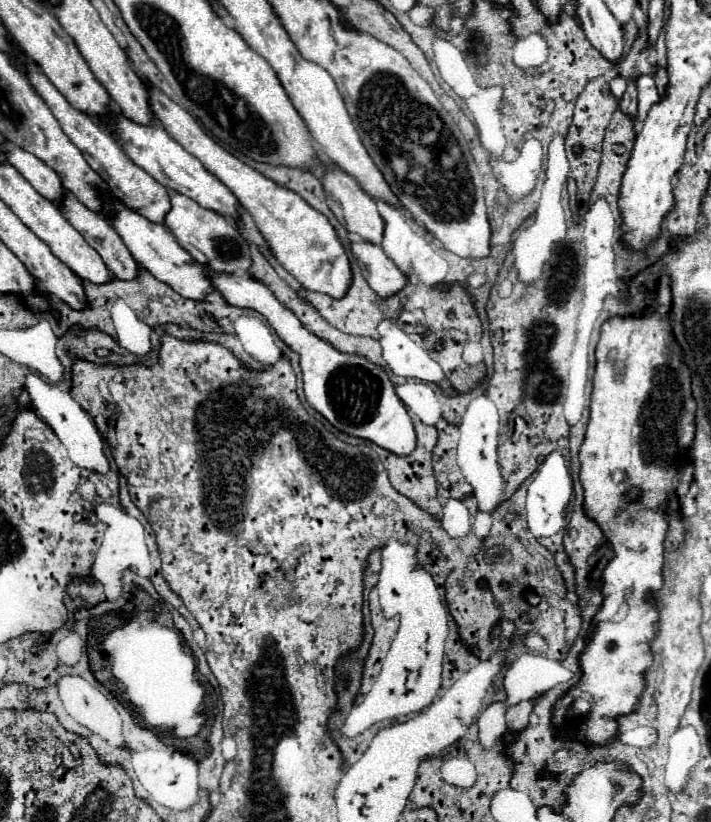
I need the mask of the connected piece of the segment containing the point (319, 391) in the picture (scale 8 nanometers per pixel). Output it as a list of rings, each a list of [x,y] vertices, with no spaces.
[[[206,272],[206,276],[228,304],[260,312],[276,330],[276,334],[292,350],[300,354],[306,400],[332,426],[350,436],[366,438],[390,452],[396,452],[398,456],[408,456],[408,452],[416,448],[416,434],[412,428],[412,420],[402,400],[396,396],[394,384],[380,366],[364,360],[364,356],[344,354],[336,350],[332,344],[308,332],[308,328],[304,328],[300,320],[296,320],[296,316],[292,316],[292,312],[288,312],[288,308],[284,308],[276,300],[276,296],[272,296],[272,292],[268,292],[268,288],[264,288],[264,284],[256,284],[256,280],[252,280],[248,274]]]

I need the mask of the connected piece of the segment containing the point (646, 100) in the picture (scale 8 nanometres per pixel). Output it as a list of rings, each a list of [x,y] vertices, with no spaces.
[[[638,76],[634,80],[636,84],[636,90],[638,90],[638,116],[636,120],[644,120],[648,110],[660,102],[660,96],[658,96],[658,90],[656,90],[656,84],[654,84],[654,78],[652,76]]]

